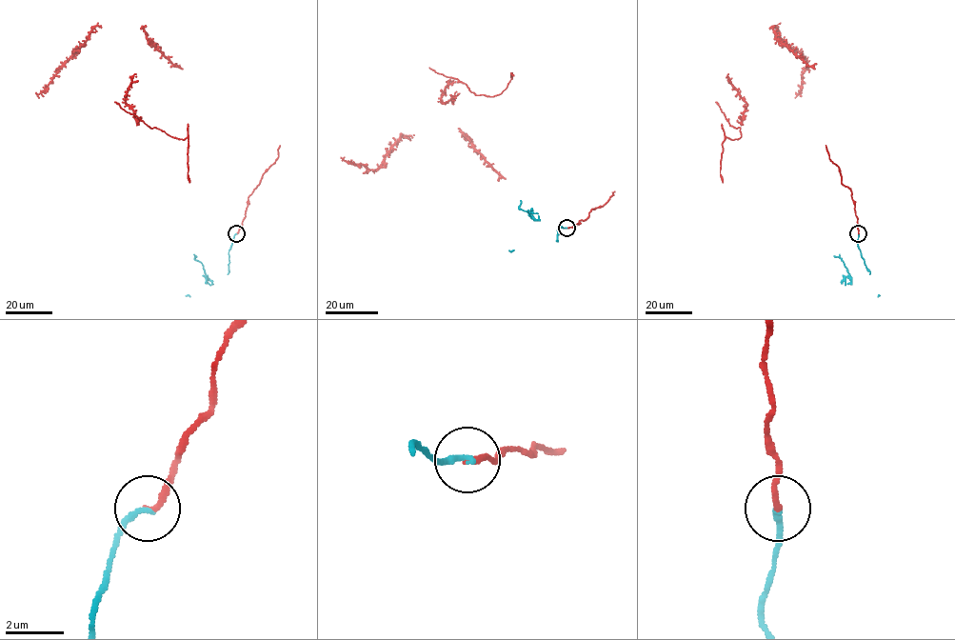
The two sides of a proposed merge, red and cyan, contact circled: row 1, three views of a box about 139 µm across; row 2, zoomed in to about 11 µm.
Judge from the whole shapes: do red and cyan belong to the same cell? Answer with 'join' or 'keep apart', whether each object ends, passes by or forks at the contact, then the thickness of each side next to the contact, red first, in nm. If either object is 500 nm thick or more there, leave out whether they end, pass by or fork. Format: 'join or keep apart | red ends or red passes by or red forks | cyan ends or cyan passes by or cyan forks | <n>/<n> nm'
keep apart | red ends | cyan ends | 200/200 nm

